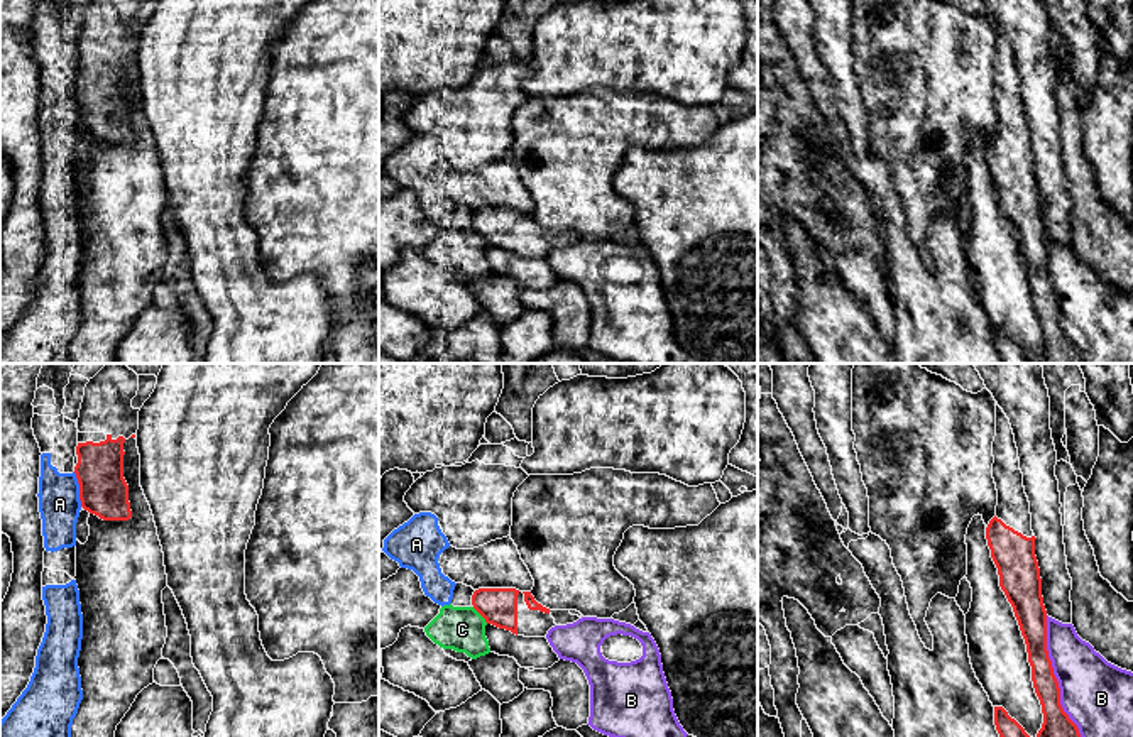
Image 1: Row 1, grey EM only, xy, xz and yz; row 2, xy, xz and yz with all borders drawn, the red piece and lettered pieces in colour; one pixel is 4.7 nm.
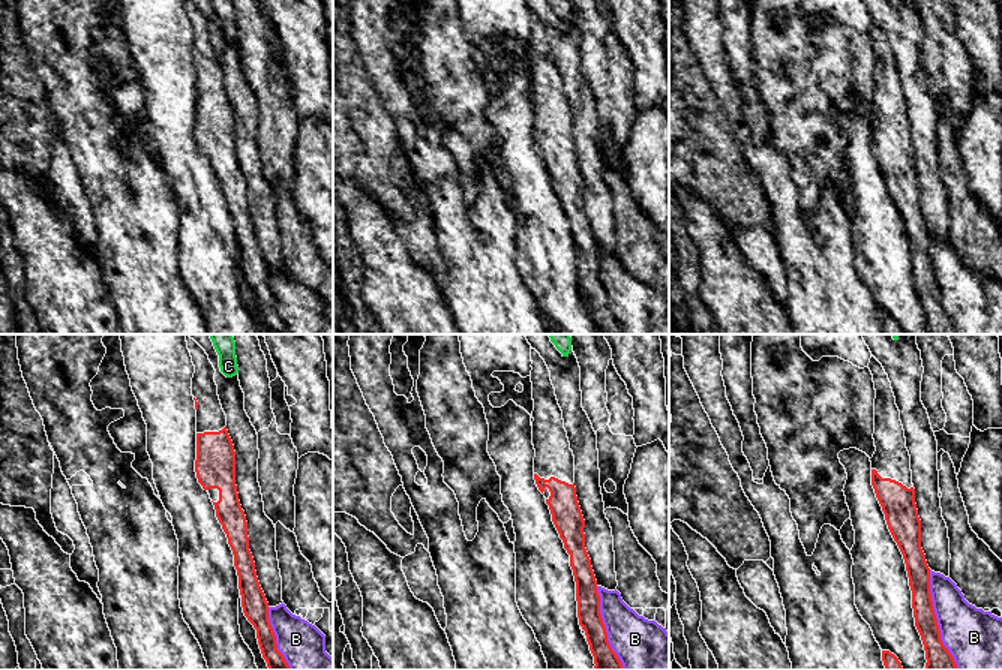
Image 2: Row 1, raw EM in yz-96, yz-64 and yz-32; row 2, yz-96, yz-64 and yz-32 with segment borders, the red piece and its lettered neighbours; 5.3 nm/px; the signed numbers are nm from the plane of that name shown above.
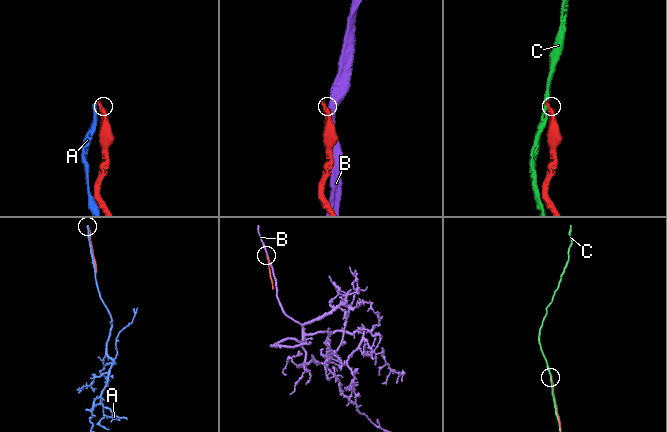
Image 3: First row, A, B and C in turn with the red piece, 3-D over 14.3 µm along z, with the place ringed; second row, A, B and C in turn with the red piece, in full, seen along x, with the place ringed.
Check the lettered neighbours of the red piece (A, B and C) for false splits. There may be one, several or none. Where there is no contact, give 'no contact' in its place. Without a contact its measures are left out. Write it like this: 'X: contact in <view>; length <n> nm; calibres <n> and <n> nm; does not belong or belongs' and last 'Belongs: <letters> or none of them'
A: contact in xy; length 170 nm; calibres 220 and 200 nm; does not belong
B: contact in yz; length 650 nm; calibres 160 and 340 nm; does not belong
C: contact in xz; length 110 nm; calibres 180 and 220 nm; does not belong
Belongs: none of them

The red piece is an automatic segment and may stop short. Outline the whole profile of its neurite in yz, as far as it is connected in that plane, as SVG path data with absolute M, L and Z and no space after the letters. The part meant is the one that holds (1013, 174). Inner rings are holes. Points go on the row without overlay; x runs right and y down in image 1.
M998 24L993 78L998 127L996 137L986 149L986 161L998 189L999 208L1013 228L1026 265L1032 303L1043 335L1035 360L1003 328L994 328L994 347L1001 363L1082 363L1077 347L1060 326L1060 309L1047 272L1047 232L1035 177L1037 159L1032 152L1030 123L1015 56Z

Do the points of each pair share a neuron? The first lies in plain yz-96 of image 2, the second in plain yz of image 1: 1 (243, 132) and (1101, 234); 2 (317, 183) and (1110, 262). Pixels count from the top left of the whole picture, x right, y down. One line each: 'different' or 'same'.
1: different
2: different

